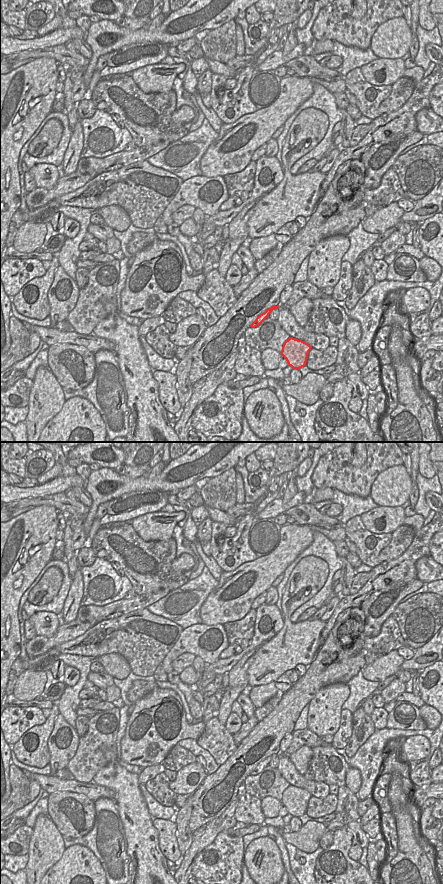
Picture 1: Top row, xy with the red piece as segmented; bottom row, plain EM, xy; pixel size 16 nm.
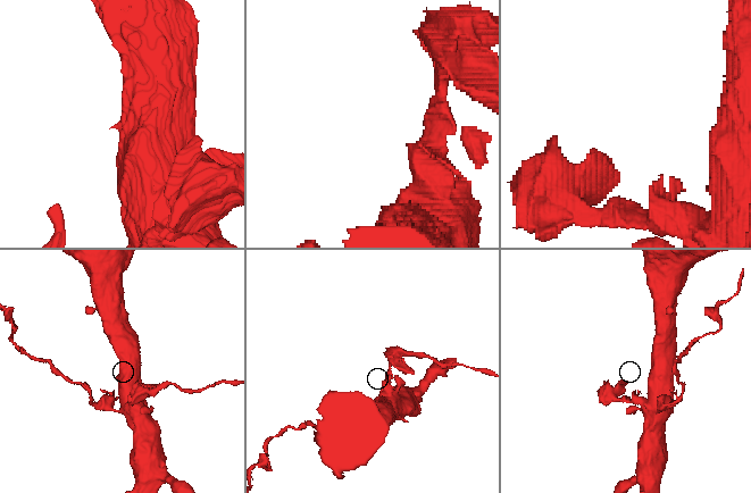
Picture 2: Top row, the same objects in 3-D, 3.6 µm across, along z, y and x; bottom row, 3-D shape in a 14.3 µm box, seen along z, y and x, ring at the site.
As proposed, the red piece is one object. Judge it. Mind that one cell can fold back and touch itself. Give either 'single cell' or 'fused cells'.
single cell

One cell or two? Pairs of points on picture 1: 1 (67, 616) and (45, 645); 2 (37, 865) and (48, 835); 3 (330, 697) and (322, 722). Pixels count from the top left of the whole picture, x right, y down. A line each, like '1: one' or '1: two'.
1: two
2: one
3: one

